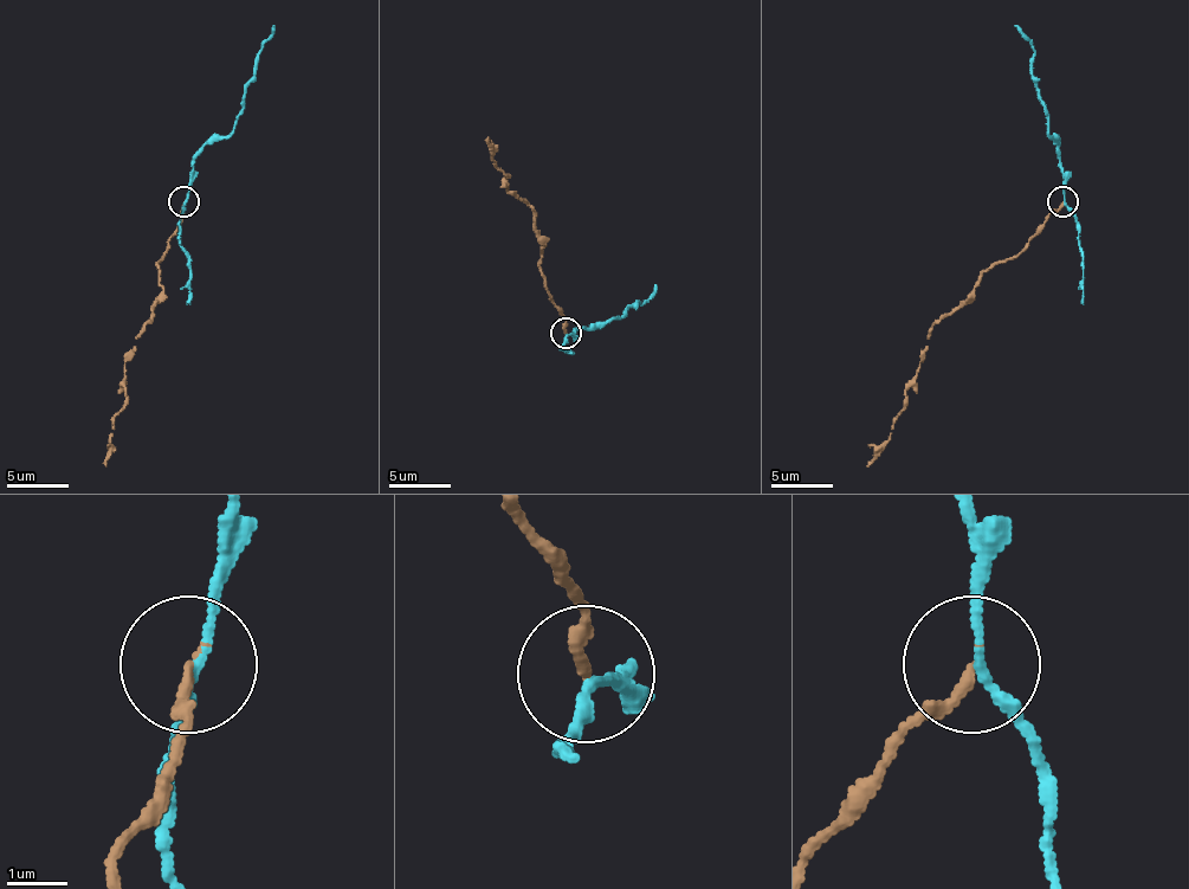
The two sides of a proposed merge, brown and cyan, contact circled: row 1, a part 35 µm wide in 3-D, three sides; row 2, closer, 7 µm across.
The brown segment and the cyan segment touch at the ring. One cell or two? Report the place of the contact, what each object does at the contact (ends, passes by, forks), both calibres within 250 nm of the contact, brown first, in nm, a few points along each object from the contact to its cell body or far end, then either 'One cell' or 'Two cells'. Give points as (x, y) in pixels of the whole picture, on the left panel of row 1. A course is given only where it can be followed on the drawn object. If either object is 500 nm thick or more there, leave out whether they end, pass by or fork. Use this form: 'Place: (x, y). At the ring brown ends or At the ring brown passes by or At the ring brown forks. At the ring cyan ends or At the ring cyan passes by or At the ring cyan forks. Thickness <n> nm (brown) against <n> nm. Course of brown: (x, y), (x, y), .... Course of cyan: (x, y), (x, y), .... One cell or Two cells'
Place: (183, 201). At the ring brown ends. At the ring cyan passes by. Thickness 180 nm (brown) against 160 nm. Course of brown: (182, 200), (180, 229), (157, 263), (161, 297), (123, 368), (123, 410), (111, 425), (105, 465). Course of cyan: (186, 200), (192, 158), (232, 129), (260, 45), (273, 26). Two cells

